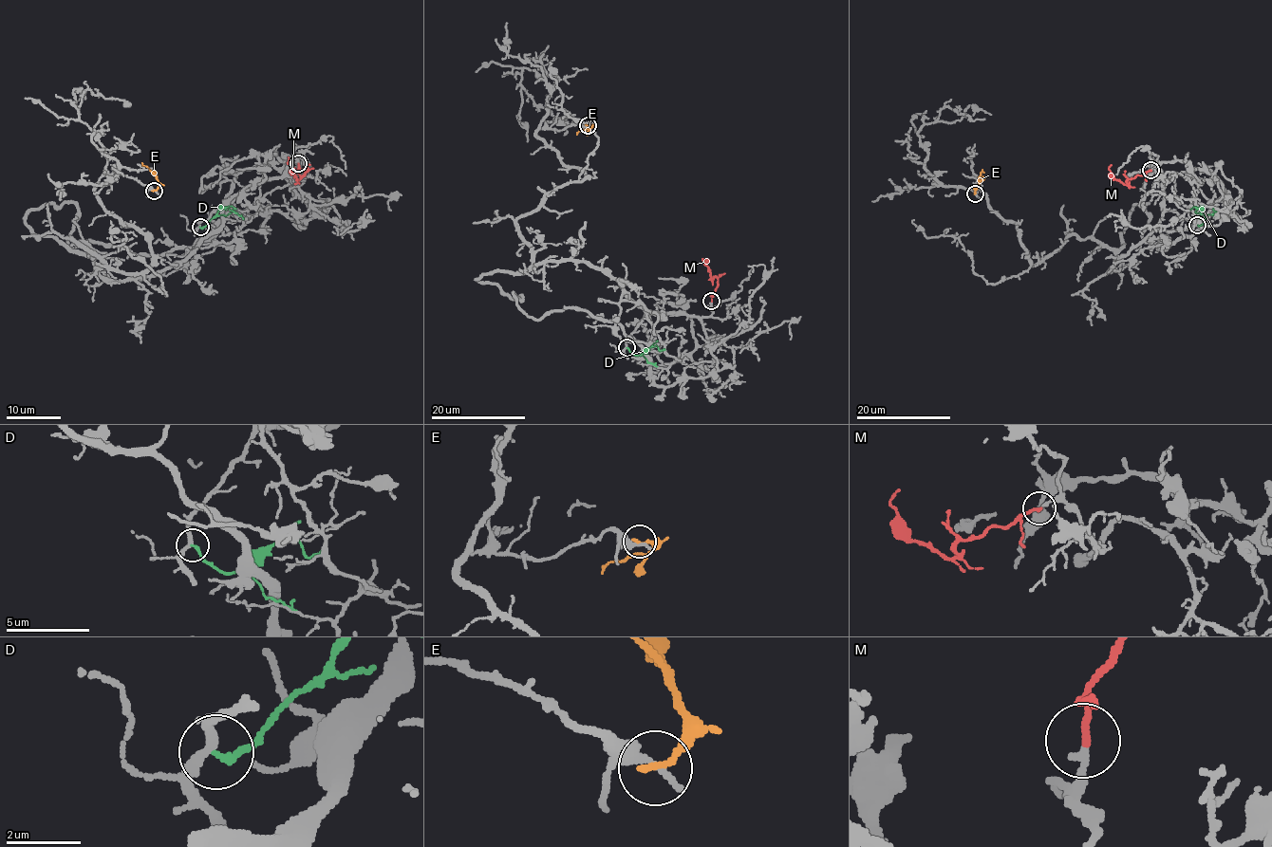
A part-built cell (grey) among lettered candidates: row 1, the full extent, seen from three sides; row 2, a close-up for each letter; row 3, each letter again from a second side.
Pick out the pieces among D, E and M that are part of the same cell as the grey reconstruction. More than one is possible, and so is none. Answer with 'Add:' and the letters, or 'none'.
Add: M

